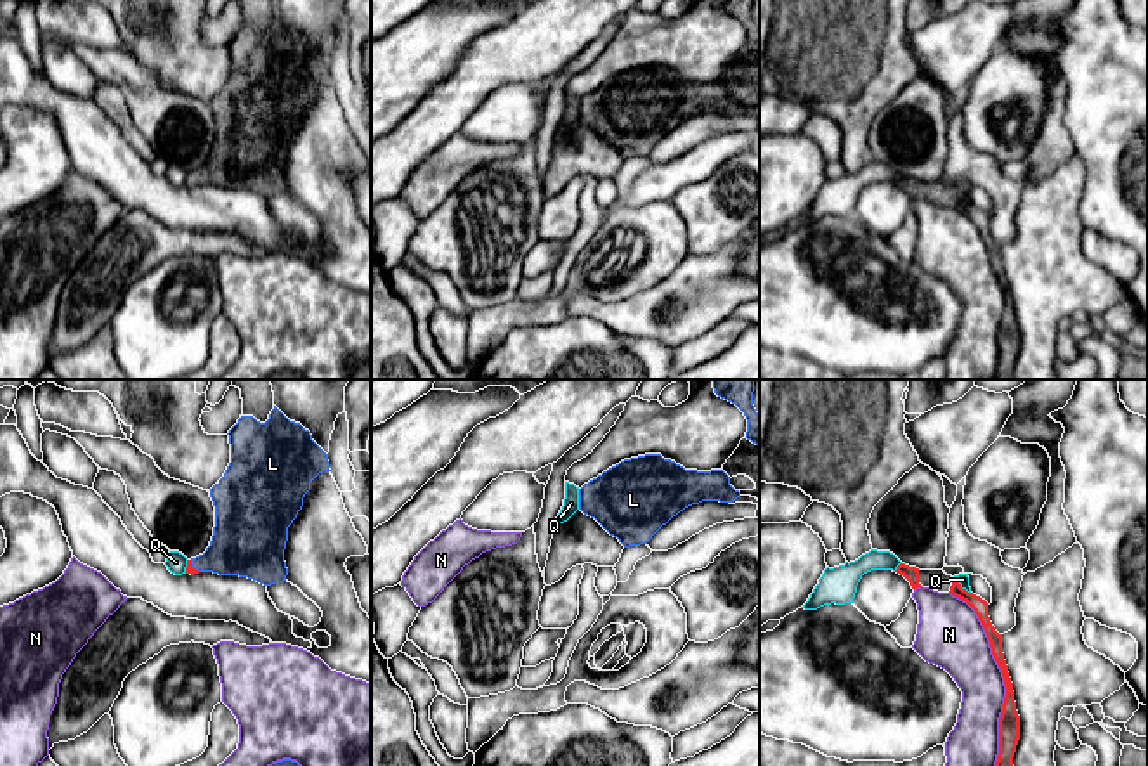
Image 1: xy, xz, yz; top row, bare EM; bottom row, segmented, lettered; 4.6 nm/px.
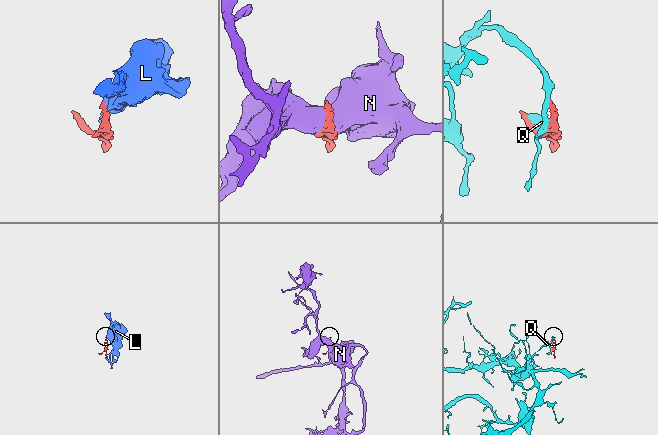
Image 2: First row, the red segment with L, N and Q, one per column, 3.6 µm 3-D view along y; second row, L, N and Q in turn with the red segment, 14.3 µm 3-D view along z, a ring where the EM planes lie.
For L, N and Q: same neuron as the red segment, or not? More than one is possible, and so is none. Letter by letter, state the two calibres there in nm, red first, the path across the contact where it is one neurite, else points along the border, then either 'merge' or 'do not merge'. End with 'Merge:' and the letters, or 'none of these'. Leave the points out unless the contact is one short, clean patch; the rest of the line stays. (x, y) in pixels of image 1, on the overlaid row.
L: 40/280 nm | across xy (189, 569), (191, 565), (224, 557), (241, 546) | merge
N: 100/260 nm | do not merge
Q: 70/60 nm | do not merge
Merge: L

